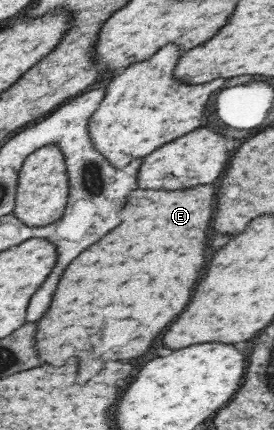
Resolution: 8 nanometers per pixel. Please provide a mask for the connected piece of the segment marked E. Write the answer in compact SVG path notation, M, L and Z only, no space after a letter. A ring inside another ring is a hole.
M214 185L184 191L132 191L126 199L122 215L118 215L122 223L98 243L82 251L82 255L78 255L78 259L66 267L66 275L62 275L62 283L58 283L58 291L54 291L50 311L46 311L46 315L38 321L34 347L40 359L56 365L74 355L82 355L86 349L94 349L100 361L120 361L120 355L122 359L144 355L156 337L164 333L166 325L170 325L182 313L192 297L194 285L206 263L204 249L208 243L210 219L214 215L214 197ZM92 331L96 333L96 339L90 345L88 337Z

